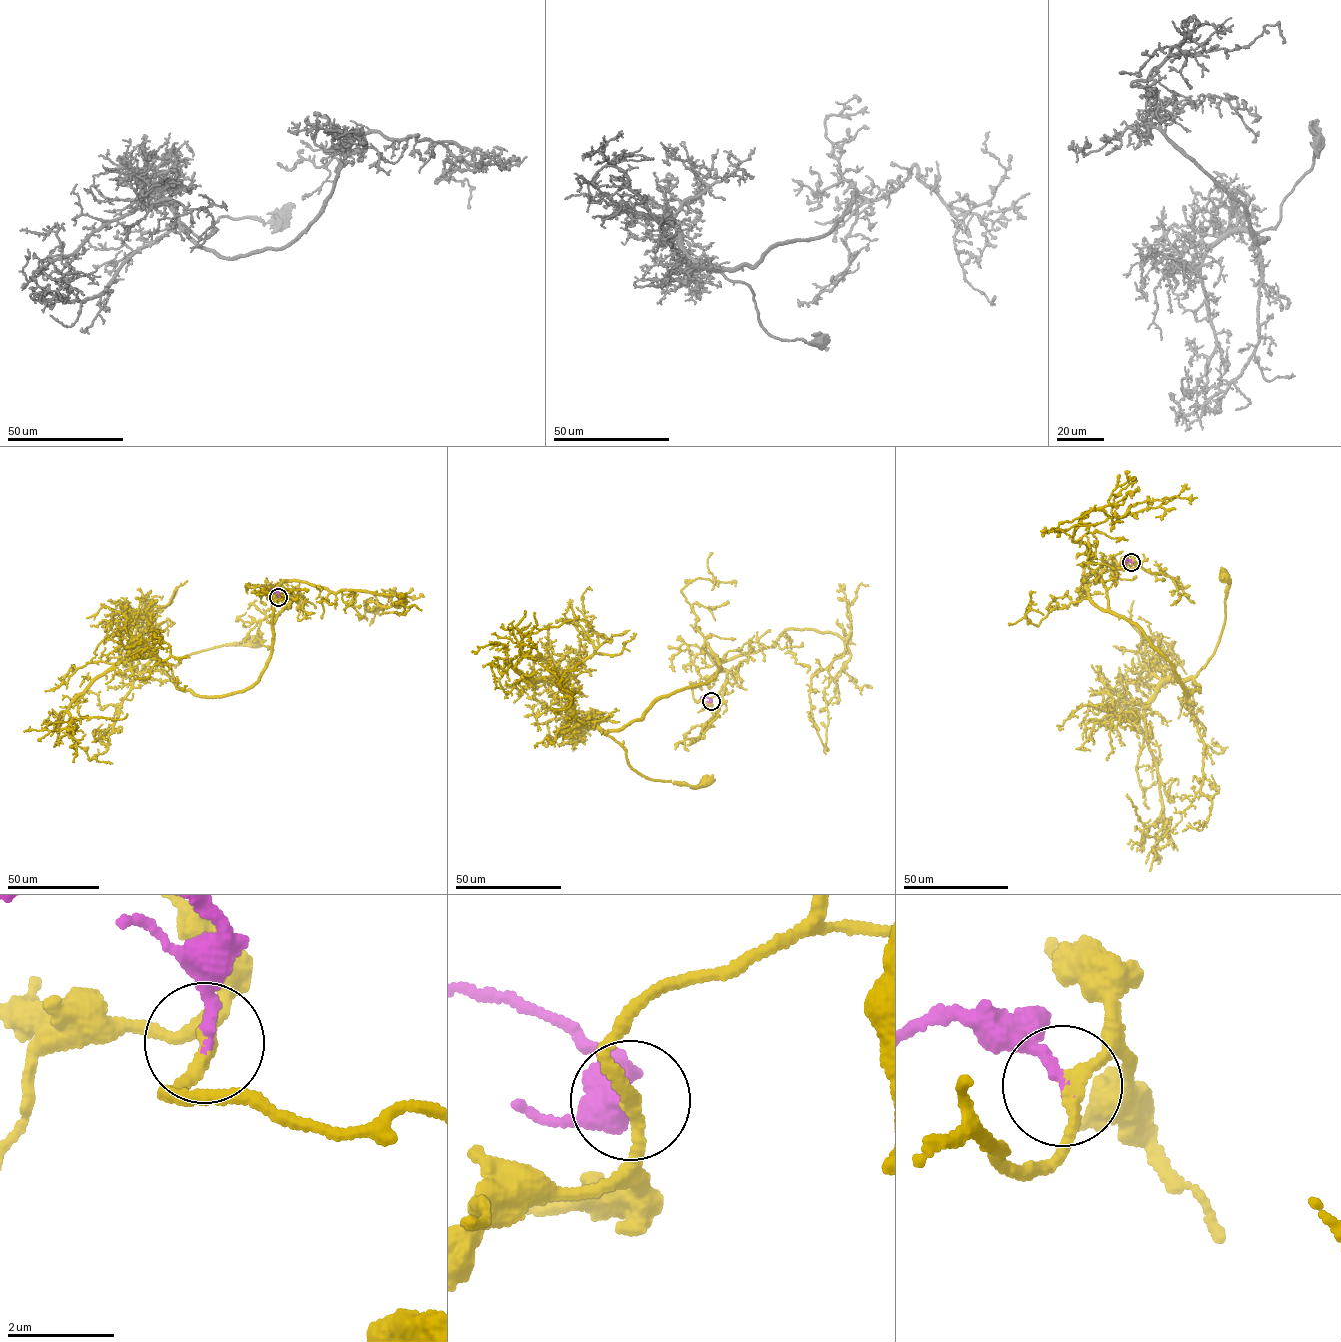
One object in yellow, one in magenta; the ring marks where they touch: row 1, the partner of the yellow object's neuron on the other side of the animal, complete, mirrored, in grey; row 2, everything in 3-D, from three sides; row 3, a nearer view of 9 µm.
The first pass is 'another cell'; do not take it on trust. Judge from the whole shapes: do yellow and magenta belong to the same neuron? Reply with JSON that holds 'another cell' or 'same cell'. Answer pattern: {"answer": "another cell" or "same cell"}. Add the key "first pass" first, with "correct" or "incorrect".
{"first pass": "incorrect", "answer": "same cell"}

